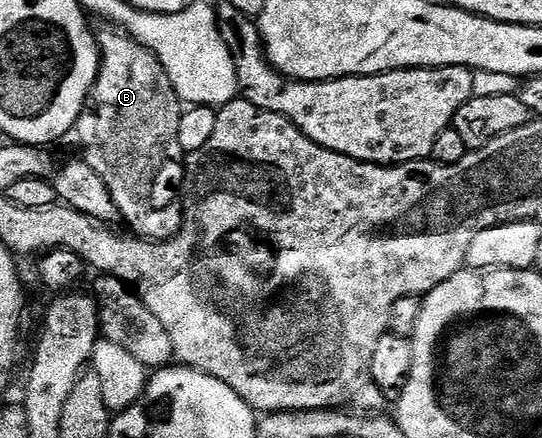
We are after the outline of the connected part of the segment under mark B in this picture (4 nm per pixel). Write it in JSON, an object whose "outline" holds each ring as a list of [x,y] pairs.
{"outline":[[[111,26],[106,29],[108,32],[99,32],[97,39],[99,41],[99,50],[101,59],[99,61],[99,77],[95,79],[95,86],[91,89],[89,97],[89,106],[84,108],[80,114],[78,122],[73,129],[74,139],[79,139],[79,144],[84,148],[85,159],[89,166],[93,166],[93,170],[97,170],[97,174],[101,174],[101,178],[105,182],[105,186],[109,190],[109,194],[113,198],[113,202],[119,208],[120,217],[125,221],[132,233],[137,236],[142,236],[144,240],[158,242],[160,240],[170,240],[179,232],[179,227],[183,224],[183,206],[181,203],[181,189],[183,186],[183,177],[185,168],[182,163],[170,164],[163,157],[163,152],[173,152],[173,154],[181,153],[181,142],[177,142],[177,126],[181,122],[185,108],[181,103],[179,95],[175,93],[173,82],[169,82],[169,74],[165,74],[165,66],[161,66],[161,62],[157,57],[150,52],[149,49],[143,48],[135,43],[126,32]]]}

